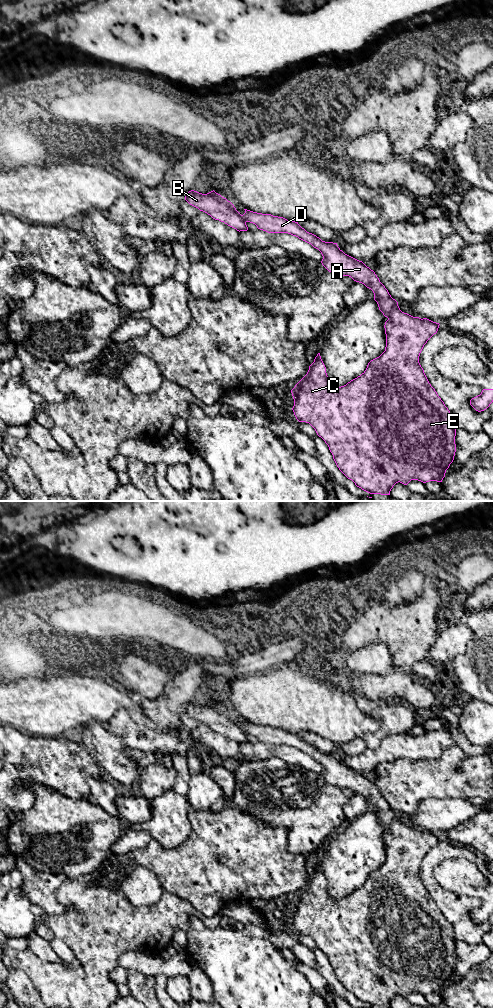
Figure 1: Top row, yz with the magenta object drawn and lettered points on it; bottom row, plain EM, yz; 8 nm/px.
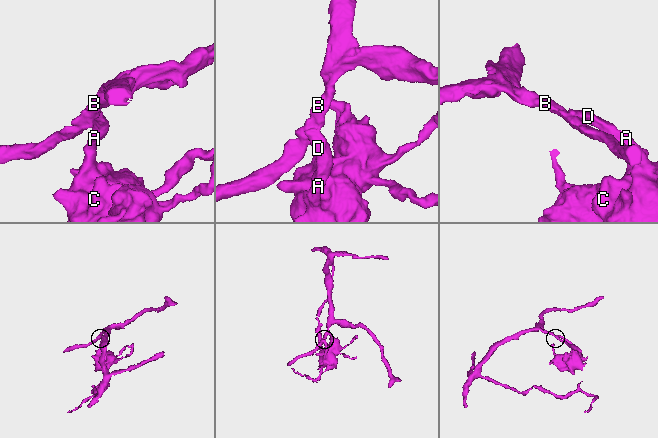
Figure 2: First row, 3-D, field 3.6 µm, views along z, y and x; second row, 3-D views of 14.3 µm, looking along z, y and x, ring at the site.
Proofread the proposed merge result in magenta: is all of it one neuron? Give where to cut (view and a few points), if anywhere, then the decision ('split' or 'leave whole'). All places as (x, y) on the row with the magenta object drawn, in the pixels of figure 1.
cut yz (240, 215), (246, 221); split

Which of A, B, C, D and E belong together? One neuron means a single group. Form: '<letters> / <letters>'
A C D E / B

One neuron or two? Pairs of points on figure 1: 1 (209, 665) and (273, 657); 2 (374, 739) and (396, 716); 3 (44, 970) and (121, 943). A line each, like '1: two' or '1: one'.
1: one
2: one
3: one

